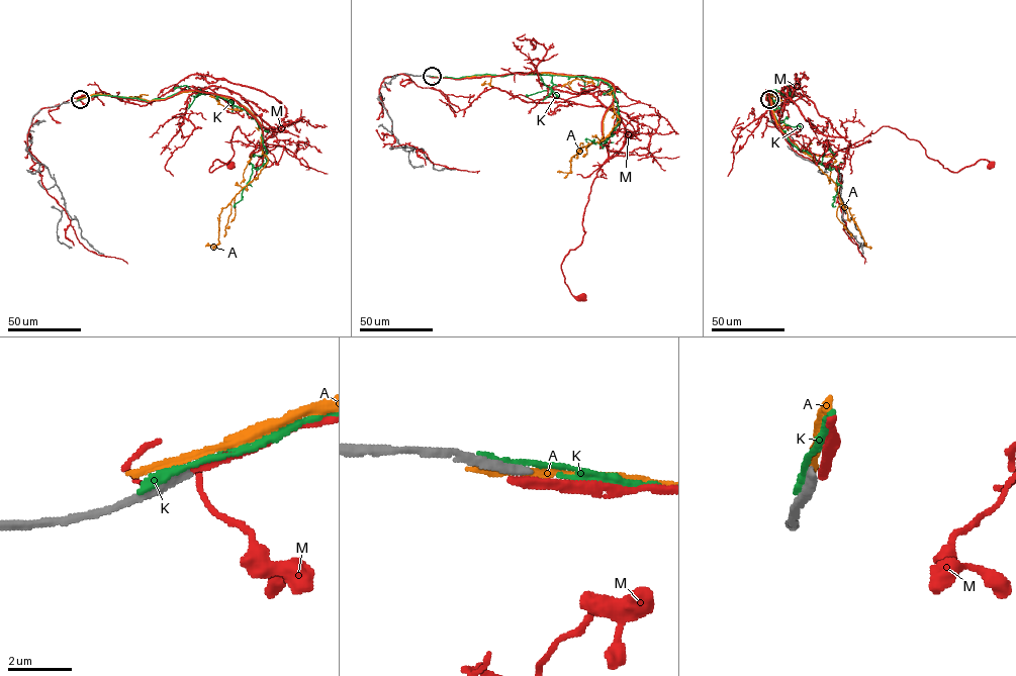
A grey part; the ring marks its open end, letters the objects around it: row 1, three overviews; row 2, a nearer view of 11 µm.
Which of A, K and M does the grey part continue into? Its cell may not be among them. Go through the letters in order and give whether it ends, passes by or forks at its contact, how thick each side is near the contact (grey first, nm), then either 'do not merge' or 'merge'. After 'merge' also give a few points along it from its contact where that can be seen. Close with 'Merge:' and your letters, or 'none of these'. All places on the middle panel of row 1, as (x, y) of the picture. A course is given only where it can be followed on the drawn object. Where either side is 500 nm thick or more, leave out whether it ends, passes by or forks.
A: it passes by; 280 nm thick on the grey side, 240 nm on the other; do not merge
K: it ends there; 360 nm thick on the grey side, 340 nm on the other; do not merge
M: it ends there; 280 nm thick on the grey side, 320 nm on the other; do not merge
Merge: none of these

